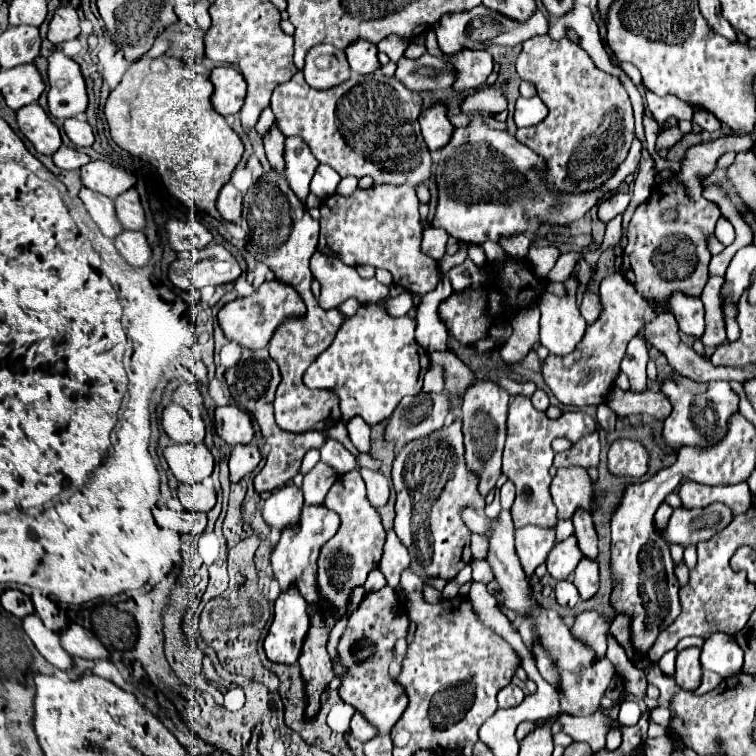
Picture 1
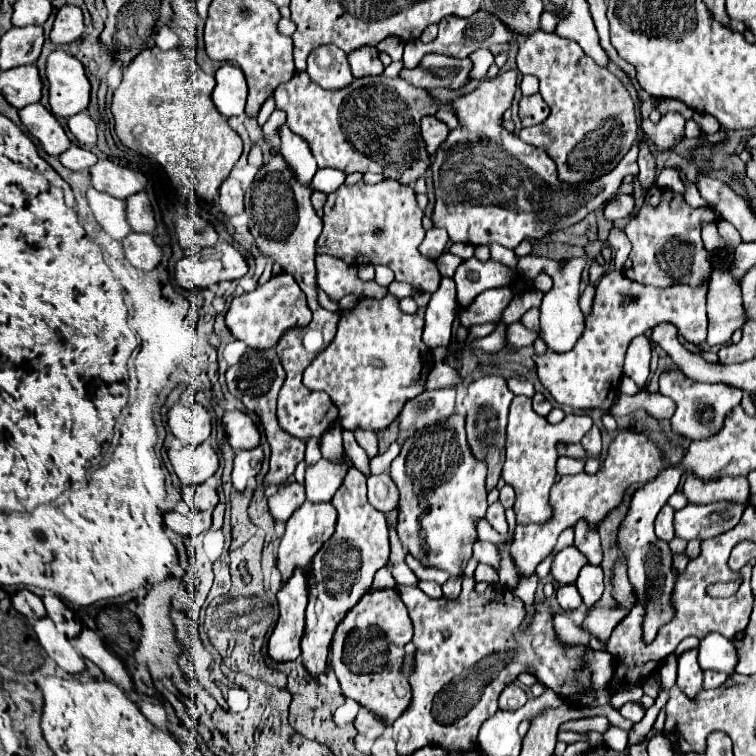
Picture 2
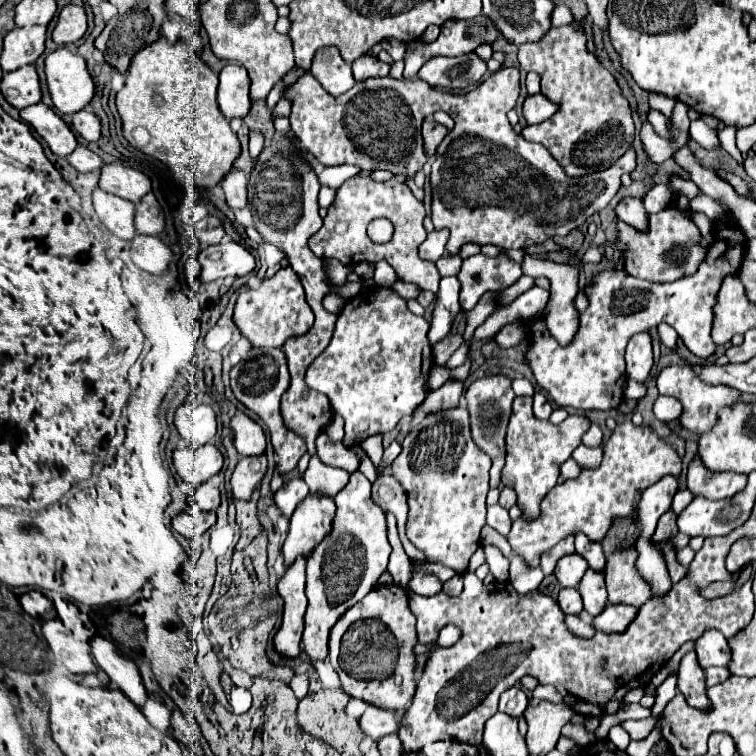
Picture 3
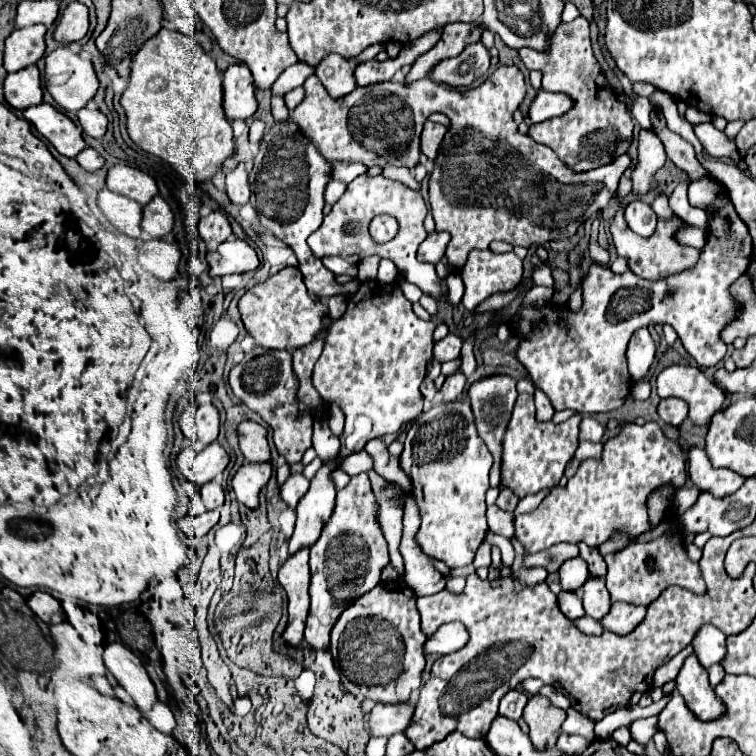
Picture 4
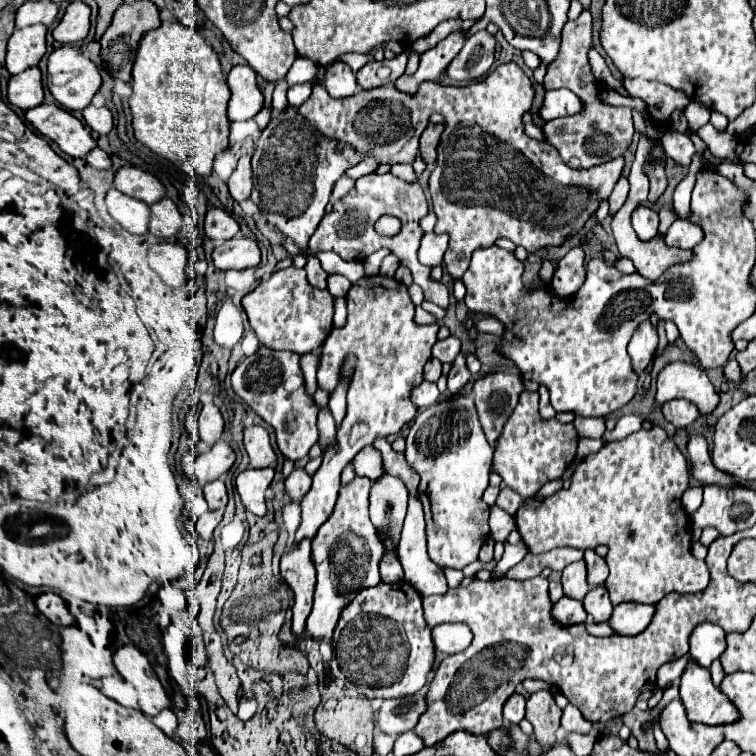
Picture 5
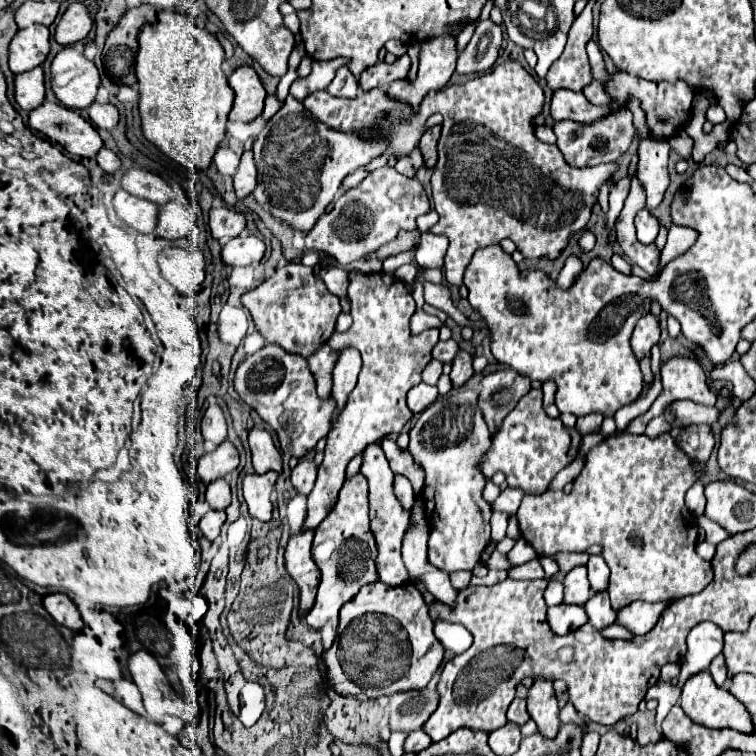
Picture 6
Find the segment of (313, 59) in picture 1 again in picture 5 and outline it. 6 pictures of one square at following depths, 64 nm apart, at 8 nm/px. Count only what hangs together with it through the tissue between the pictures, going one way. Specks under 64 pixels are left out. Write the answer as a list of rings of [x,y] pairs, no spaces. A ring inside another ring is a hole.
[[[332,62],[324,72],[324,86],[334,98],[346,98],[356,94],[360,88],[356,84],[356,74],[344,62]]]

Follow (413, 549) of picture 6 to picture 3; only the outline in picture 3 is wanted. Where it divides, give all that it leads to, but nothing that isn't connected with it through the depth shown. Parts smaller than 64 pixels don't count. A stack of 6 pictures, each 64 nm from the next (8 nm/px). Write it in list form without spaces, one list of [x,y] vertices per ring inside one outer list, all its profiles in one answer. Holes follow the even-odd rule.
[[[414,572],[410,584],[408,584],[416,594],[422,596],[436,596],[442,592],[442,582],[436,576],[428,576],[428,574],[418,574]]]

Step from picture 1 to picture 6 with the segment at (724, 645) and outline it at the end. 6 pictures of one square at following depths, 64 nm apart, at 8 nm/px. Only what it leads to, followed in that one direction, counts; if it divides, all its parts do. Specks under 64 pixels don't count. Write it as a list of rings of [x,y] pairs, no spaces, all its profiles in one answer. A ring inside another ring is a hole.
[[[700,622],[688,634],[688,652],[682,660],[677,687],[682,688],[688,676],[708,670],[710,662],[724,648],[724,632],[712,622]]]

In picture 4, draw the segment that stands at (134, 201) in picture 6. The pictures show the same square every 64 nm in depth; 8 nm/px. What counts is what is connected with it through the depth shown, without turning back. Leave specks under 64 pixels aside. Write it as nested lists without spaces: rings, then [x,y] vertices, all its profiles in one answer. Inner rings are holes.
[[[100,190],[98,194],[98,208],[104,212],[104,216],[110,220],[110,224],[130,236],[130,238],[140,238],[142,236],[142,228],[140,228],[140,220],[142,220],[142,206],[136,204],[130,198],[124,198],[120,194],[114,194],[110,190]]]

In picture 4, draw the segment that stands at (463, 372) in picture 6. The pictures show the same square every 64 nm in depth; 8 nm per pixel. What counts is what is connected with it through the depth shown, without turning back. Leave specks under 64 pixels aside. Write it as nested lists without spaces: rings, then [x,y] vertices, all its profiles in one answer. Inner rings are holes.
[[[454,372],[454,374],[446,376],[446,382],[444,382],[442,388],[438,390],[438,396],[440,396],[444,402],[454,402],[454,400],[458,400],[458,396],[462,394],[464,384],[466,384],[466,378],[464,378],[460,372]]]

